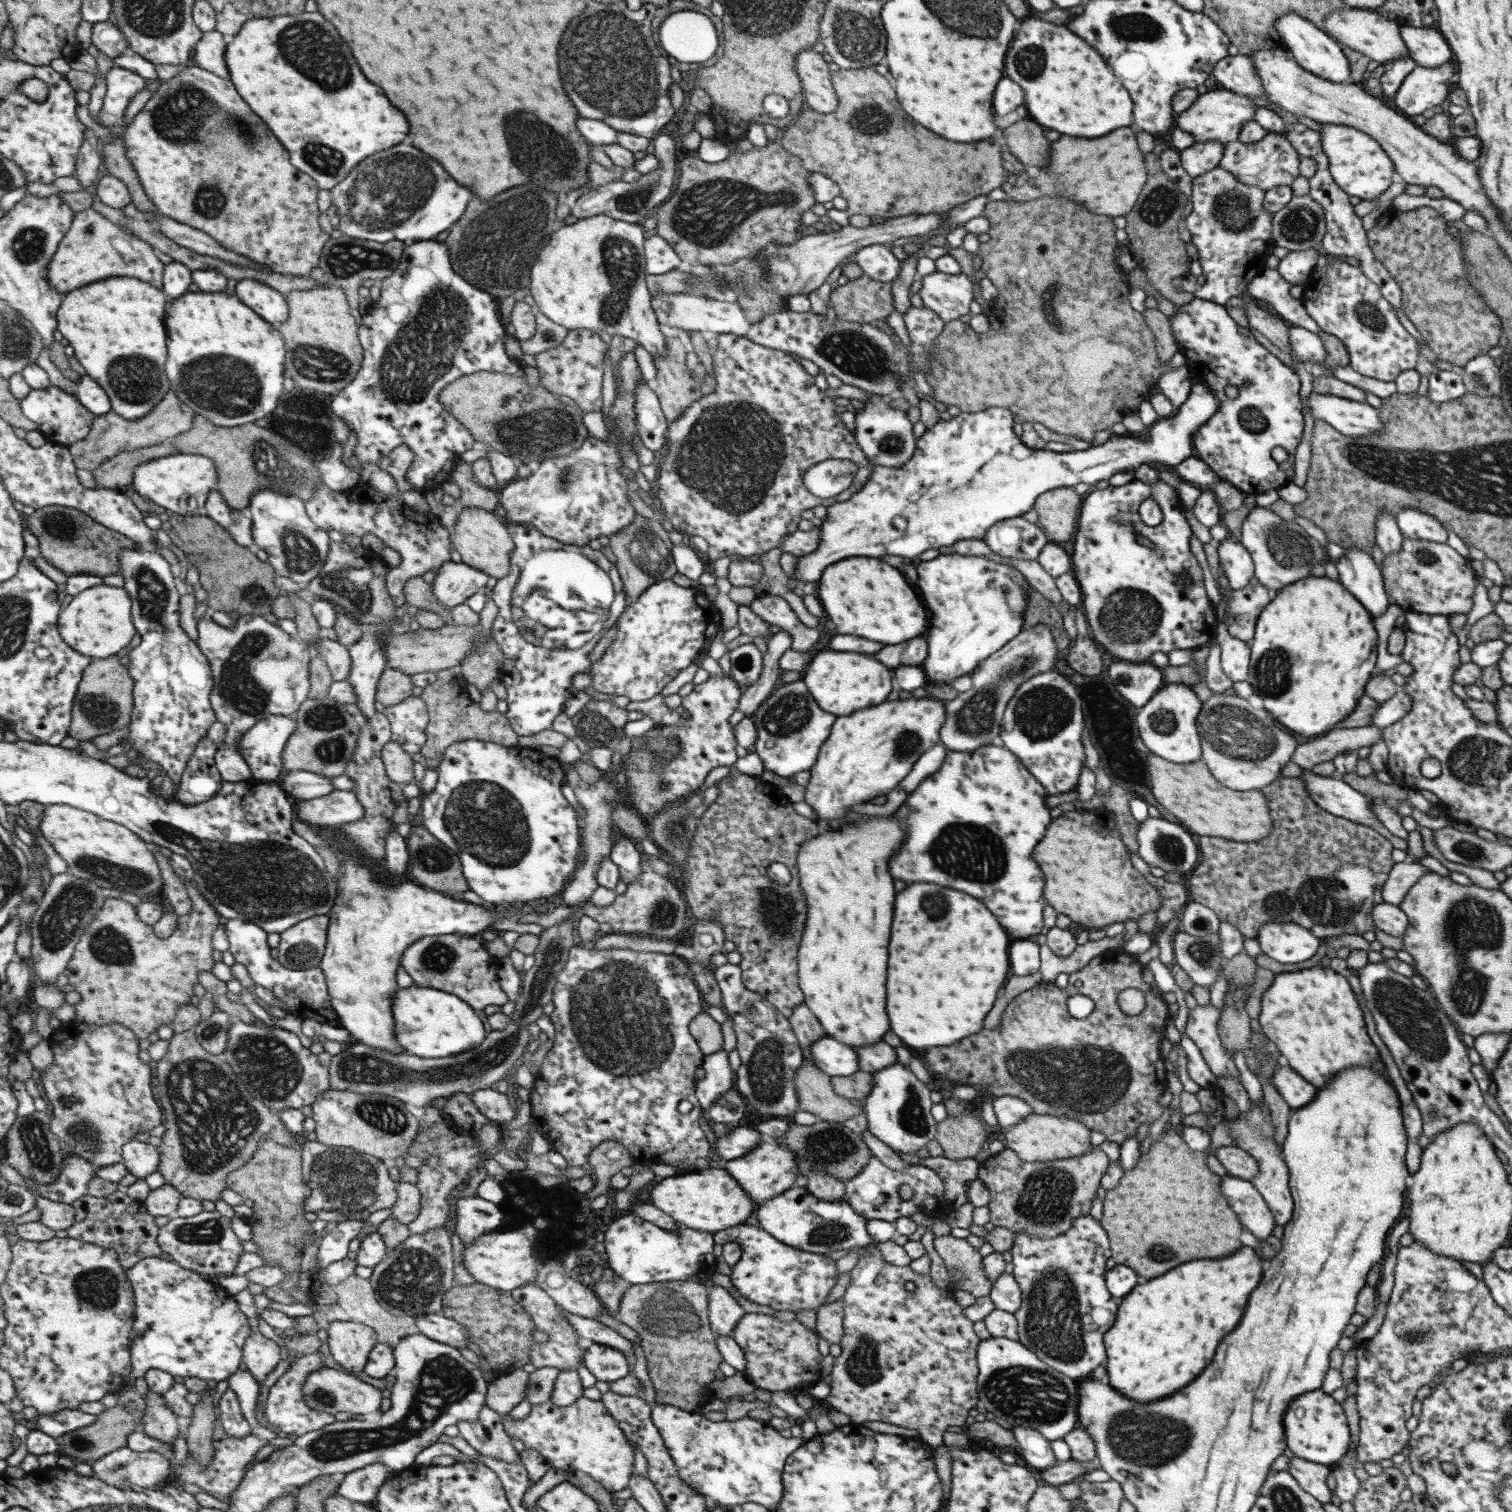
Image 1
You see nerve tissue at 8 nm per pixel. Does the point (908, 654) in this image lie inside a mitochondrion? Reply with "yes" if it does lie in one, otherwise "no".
no

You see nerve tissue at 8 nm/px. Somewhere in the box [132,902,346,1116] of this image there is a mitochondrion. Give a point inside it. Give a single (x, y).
(274, 1070)

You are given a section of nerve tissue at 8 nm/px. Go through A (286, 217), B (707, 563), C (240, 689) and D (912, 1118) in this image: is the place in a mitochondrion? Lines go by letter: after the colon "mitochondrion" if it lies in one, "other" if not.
A: other
B: other
C: mitochondrion
D: mitochondrion

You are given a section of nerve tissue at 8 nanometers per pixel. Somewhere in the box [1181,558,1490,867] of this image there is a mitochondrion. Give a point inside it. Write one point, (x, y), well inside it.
(1234, 732)

